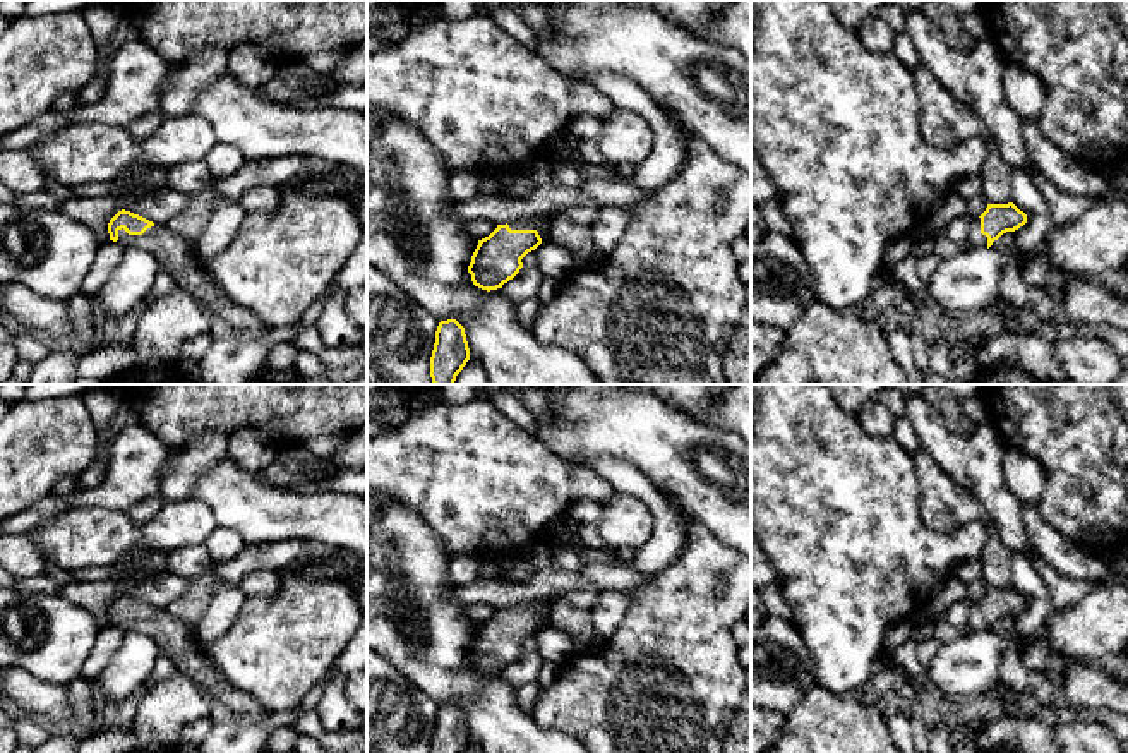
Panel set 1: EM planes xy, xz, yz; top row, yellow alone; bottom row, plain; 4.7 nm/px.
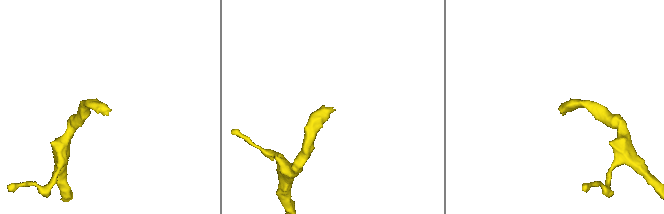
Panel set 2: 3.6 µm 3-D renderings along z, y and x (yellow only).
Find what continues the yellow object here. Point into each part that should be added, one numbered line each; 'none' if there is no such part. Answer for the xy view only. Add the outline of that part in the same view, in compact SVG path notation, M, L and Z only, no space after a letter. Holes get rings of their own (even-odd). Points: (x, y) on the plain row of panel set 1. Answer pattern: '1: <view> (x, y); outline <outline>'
1: xy (228, 705); outline M154 607L142 619L118 614L118 630L125 635L151 636L159 652L166 654L178 672L199 683L211 696L209 717L216 724L261 724L271 712L254 696L230 686L216 671L190 635L189 628L166 609Z

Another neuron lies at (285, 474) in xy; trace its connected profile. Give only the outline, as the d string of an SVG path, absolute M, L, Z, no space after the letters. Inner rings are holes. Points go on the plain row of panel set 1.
M276 458L262 472L262 482L269 487L291 489L297 492L317 492L310 479L302 472L300 463L286 458Z

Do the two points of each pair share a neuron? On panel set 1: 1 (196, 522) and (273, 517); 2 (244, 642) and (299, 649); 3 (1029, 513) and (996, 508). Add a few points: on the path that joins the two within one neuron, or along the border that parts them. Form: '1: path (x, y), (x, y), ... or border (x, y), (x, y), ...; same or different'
1: border (196, 496), (210, 508), (218, 524); different
2: path (258, 649), (285, 649); same
3: border (1020, 505), (1022, 525), (1036, 549); different

